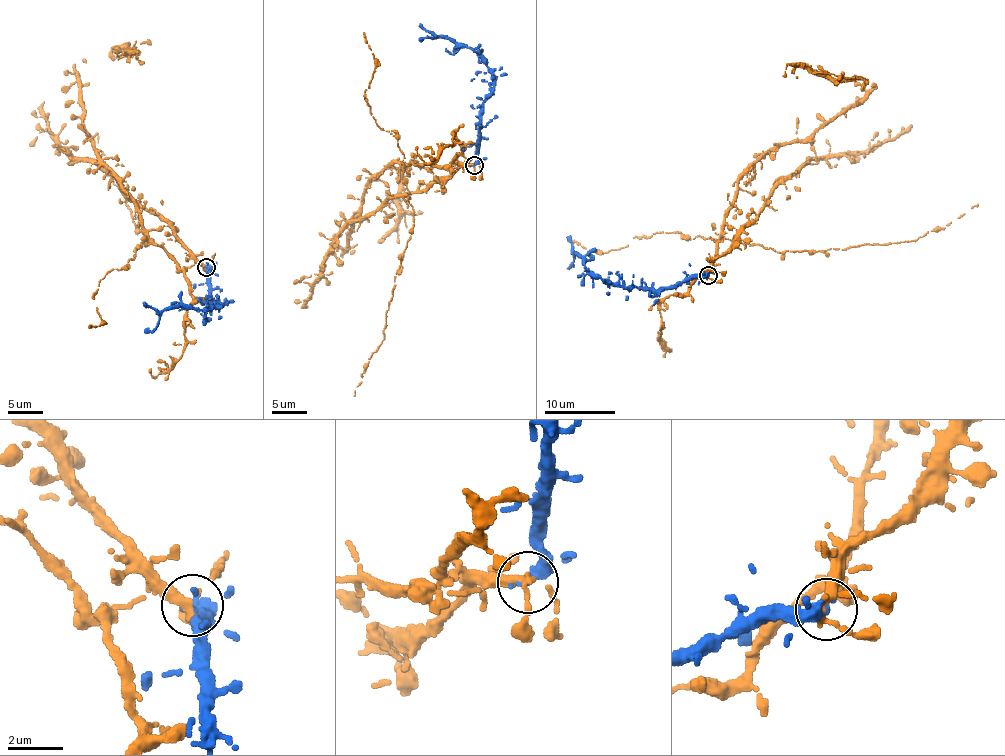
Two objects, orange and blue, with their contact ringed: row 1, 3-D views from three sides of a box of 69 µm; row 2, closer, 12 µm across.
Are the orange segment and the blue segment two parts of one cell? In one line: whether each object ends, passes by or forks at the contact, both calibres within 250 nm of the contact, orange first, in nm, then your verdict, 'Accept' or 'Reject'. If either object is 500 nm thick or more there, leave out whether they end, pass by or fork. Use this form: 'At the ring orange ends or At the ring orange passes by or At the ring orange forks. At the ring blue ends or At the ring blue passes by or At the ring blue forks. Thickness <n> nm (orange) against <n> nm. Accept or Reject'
At the ring orange forks. At the ring blue ends. Thickness 280 nm (orange) against 400 nm. Accept

